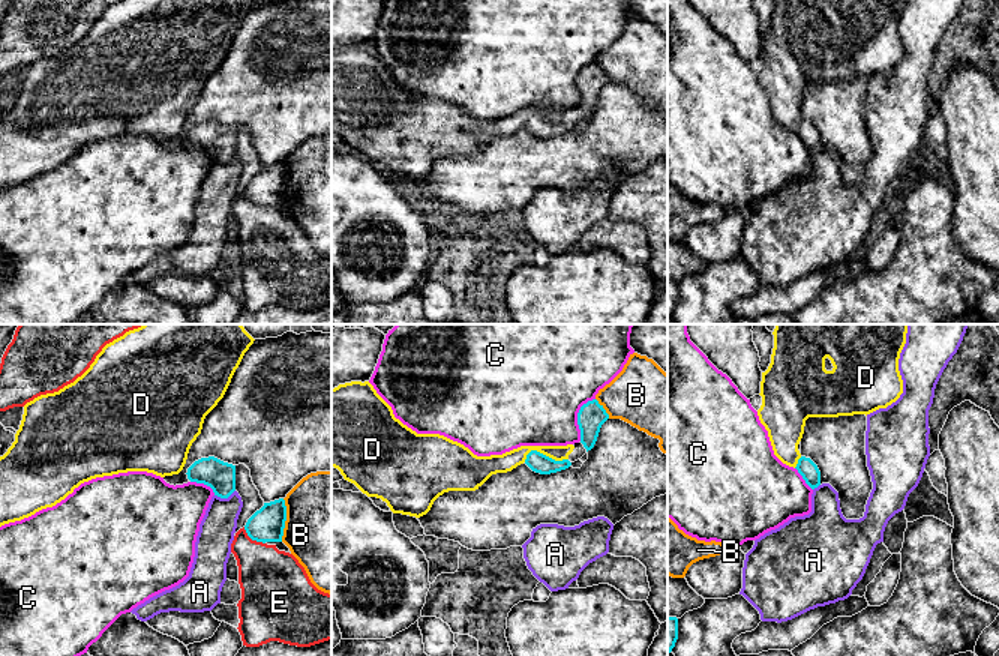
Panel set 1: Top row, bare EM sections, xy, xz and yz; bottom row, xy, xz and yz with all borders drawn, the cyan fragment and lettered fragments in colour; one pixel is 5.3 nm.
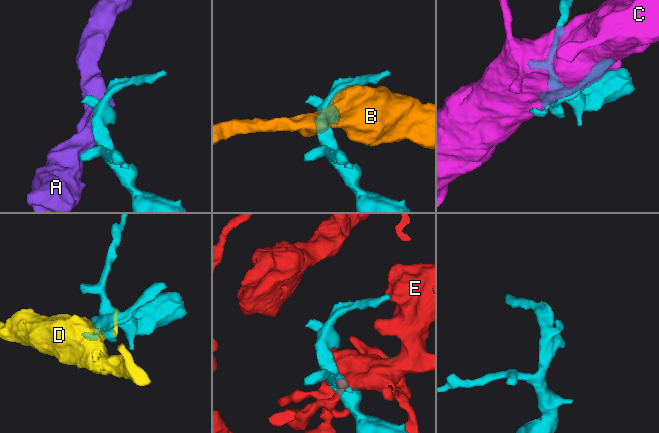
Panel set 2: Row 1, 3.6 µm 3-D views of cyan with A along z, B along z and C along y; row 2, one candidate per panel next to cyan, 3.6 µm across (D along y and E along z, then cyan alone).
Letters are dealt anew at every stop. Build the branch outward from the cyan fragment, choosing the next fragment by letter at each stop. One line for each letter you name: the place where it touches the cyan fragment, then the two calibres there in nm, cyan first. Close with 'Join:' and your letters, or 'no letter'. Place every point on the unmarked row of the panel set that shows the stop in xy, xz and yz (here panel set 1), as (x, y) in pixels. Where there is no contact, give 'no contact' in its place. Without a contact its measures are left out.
D: xz (543, 119) | 110/100 nm
Join: D

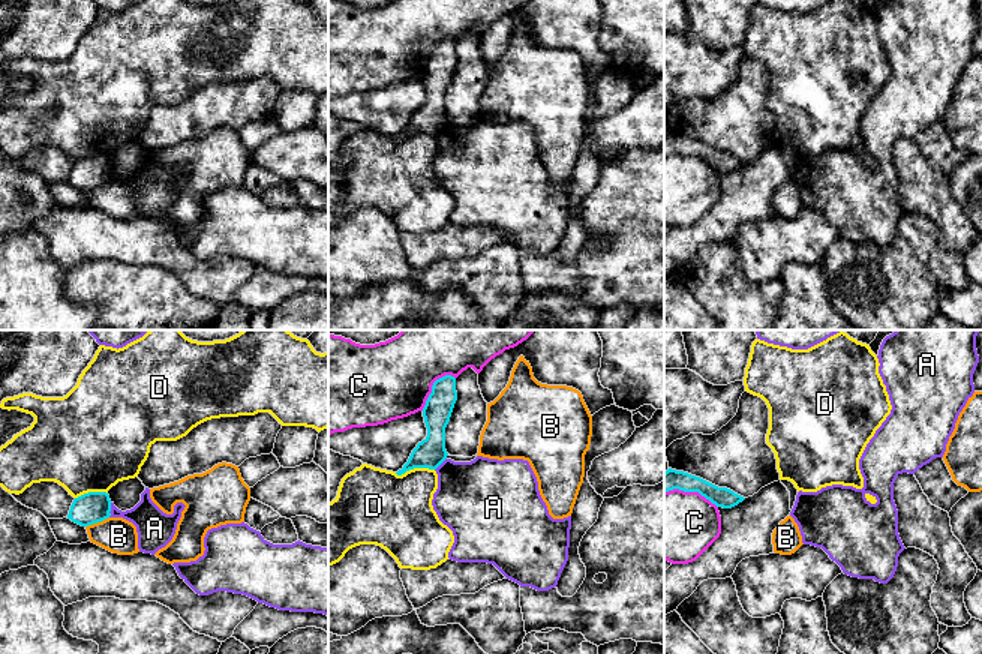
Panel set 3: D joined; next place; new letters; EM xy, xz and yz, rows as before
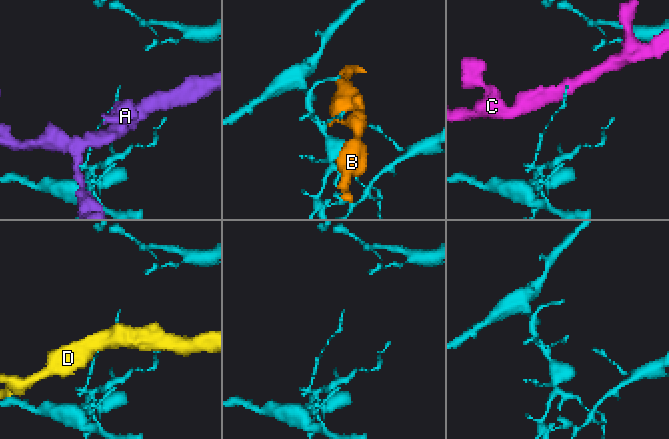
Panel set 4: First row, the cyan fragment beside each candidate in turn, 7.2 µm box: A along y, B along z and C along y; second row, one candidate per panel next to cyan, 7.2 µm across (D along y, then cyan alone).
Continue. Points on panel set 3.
Join: no letter

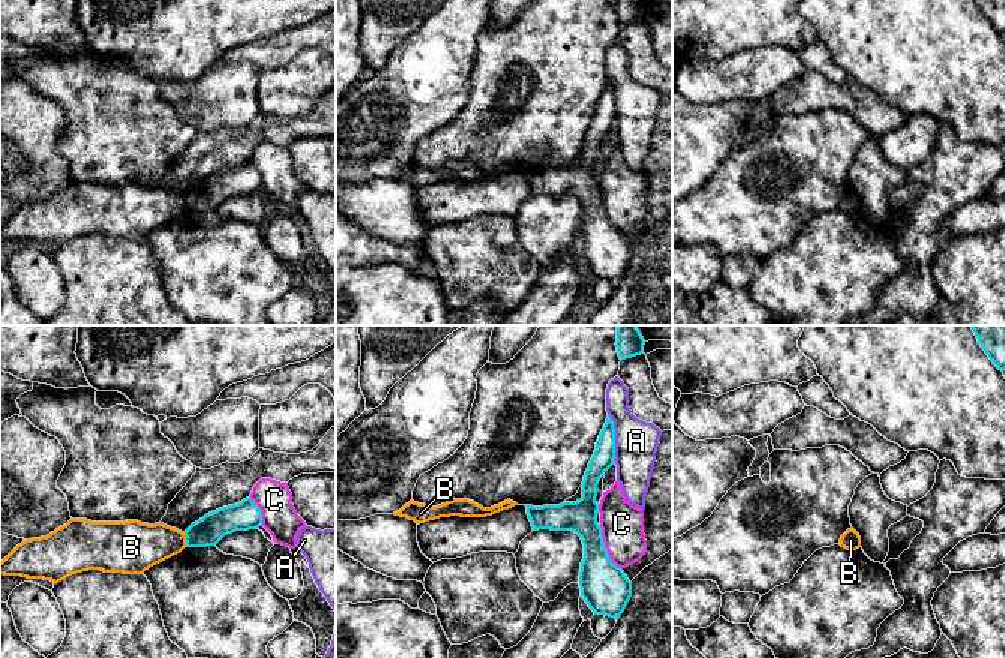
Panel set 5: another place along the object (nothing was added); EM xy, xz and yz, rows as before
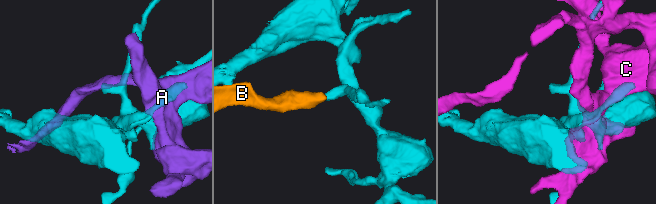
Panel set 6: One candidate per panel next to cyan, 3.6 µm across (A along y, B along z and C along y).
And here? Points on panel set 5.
Join: no letter

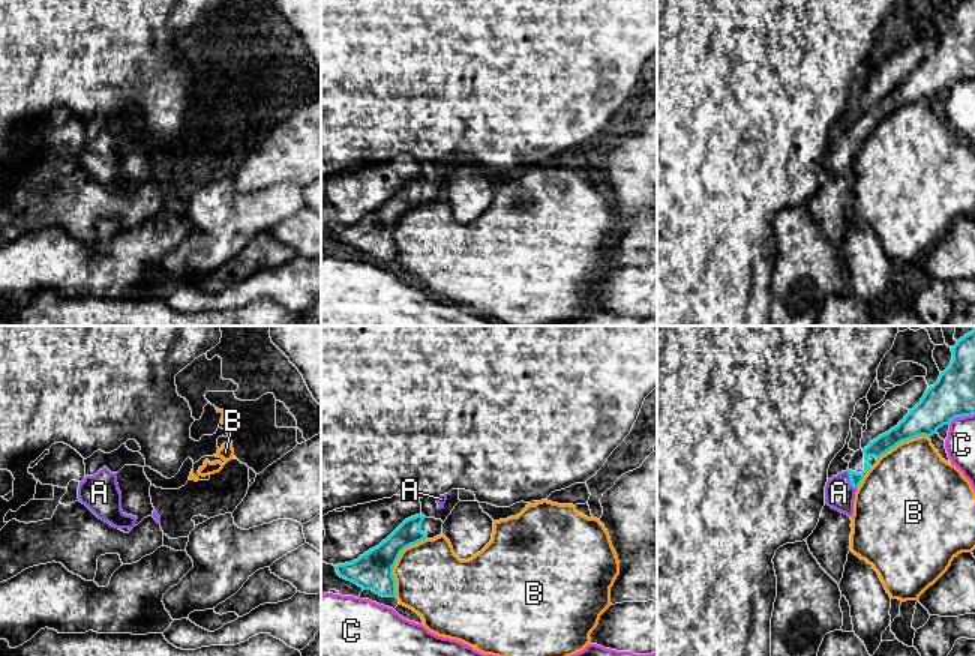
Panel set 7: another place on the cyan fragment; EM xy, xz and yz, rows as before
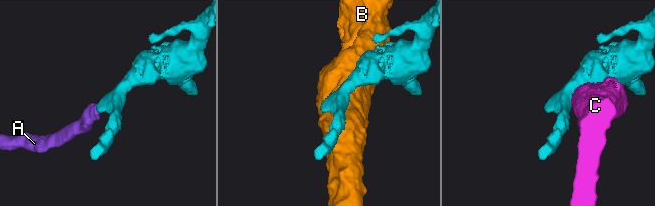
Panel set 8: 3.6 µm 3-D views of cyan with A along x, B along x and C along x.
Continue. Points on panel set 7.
A: yz (849, 143) | 70/160 nm
Join: A

